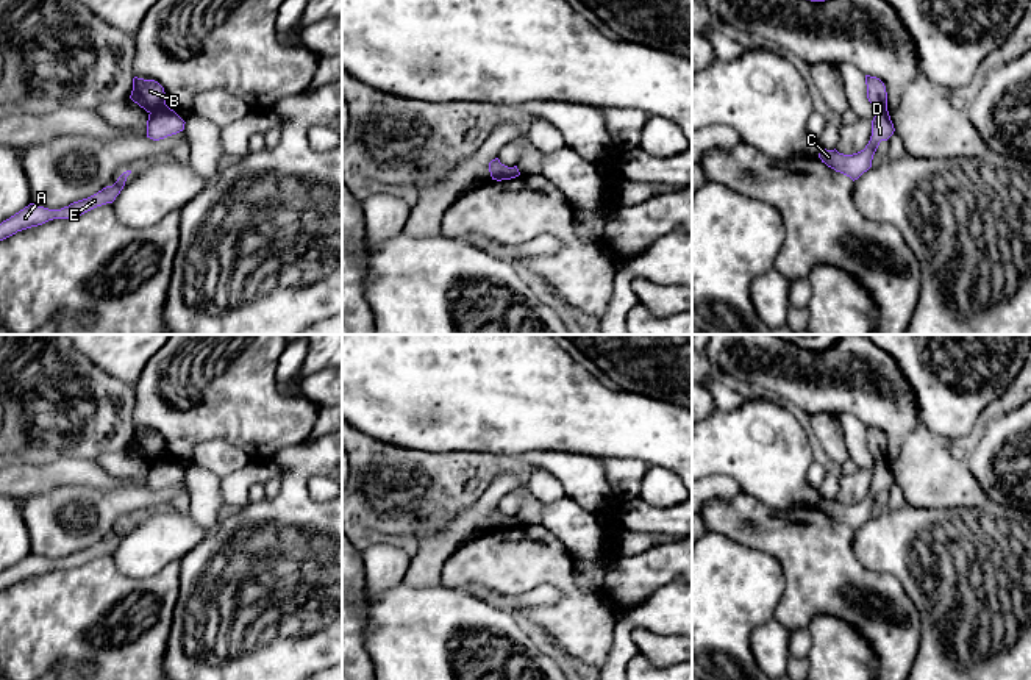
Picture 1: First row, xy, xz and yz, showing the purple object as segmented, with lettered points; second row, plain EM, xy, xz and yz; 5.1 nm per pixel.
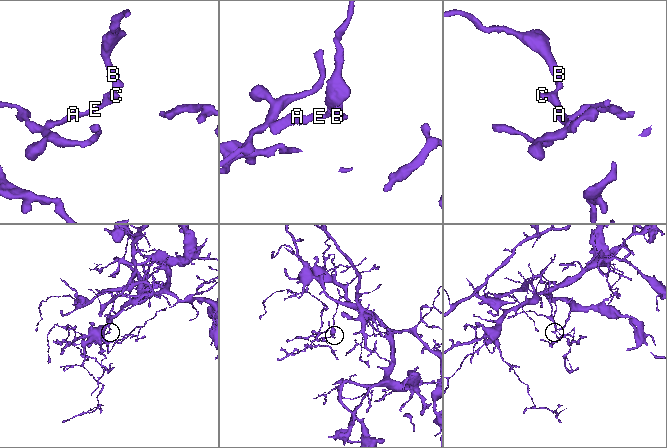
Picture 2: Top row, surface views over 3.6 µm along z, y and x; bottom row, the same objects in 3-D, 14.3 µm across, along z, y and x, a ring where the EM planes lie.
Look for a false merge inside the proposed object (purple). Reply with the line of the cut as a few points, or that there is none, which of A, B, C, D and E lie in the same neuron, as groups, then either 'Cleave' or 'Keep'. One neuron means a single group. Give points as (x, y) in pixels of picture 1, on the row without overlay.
Split along xy (164, 454), (150, 463). Groups: A C D E / B. Cleave

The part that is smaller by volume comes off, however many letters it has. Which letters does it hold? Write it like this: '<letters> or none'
A, C, D, E

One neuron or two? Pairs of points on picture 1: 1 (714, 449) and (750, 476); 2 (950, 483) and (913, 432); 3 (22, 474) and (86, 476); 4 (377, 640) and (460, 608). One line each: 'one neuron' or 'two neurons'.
1: one neuron
2: one neuron
3: one neuron
4: one neuron

